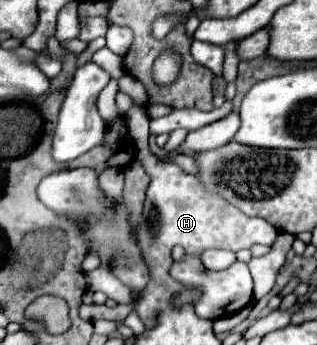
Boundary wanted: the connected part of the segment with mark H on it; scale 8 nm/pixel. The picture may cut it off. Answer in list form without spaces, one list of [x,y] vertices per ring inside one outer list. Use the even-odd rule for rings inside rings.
[[[133,105],[125,119],[137,147],[135,159],[151,177],[143,215],[137,229],[137,245],[141,247],[141,255],[145,257],[149,269],[149,283],[141,291],[135,303],[135,311],[139,319],[145,323],[145,327],[153,329],[153,325],[157,325],[157,317],[163,305],[195,305],[201,297],[199,289],[189,289],[169,275],[169,269],[173,265],[171,251],[175,245],[183,245],[187,255],[201,255],[207,249],[229,249],[237,253],[239,249],[249,249],[255,243],[273,245],[279,231],[265,219],[249,217],[241,213],[237,207],[229,205],[229,201],[223,201],[223,197],[217,197],[217,193],[209,193],[201,185],[201,181],[197,181],[197,177],[185,173],[179,165],[161,163],[159,157],[155,157],[149,149],[149,115],[143,107]]]

